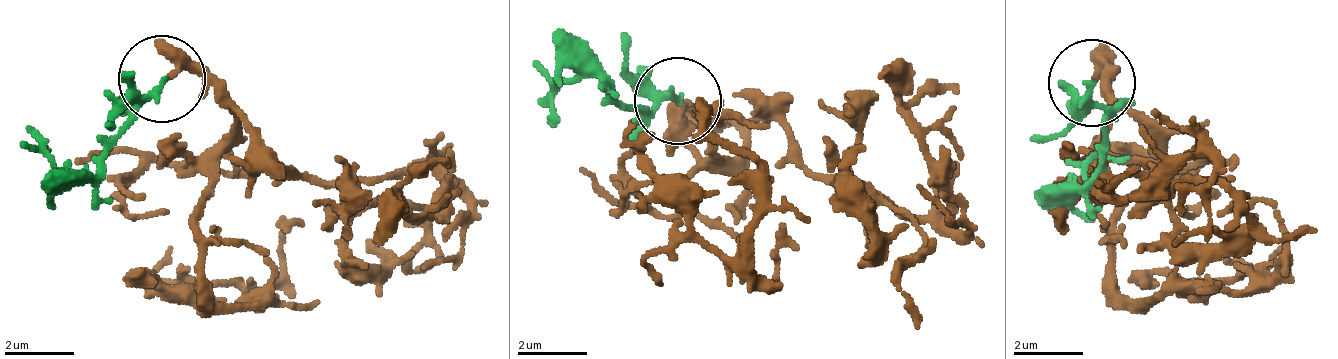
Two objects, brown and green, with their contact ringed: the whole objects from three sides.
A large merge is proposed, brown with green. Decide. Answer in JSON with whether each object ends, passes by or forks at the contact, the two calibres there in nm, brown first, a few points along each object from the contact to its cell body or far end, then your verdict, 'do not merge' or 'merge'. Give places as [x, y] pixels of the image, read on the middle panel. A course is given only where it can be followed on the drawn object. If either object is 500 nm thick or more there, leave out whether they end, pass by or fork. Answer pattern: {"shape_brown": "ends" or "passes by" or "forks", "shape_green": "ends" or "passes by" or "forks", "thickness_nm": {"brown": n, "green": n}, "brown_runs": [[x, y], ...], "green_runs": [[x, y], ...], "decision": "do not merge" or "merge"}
{"shape_brown": "passes by", "shape_green": "passes by", "thickness_nm": {"brown": 260, "green": 160}, "brown_runs": [[683, 103], [726, 119], [741, 150], [720, 156], [695, 112], [755, 163], [769, 290], [787, 221]], "green_runs": [[675, 103], [627, 107], [599, 78], [573, 79], [549, 99], [557, 124]], "decision": "merge"}

